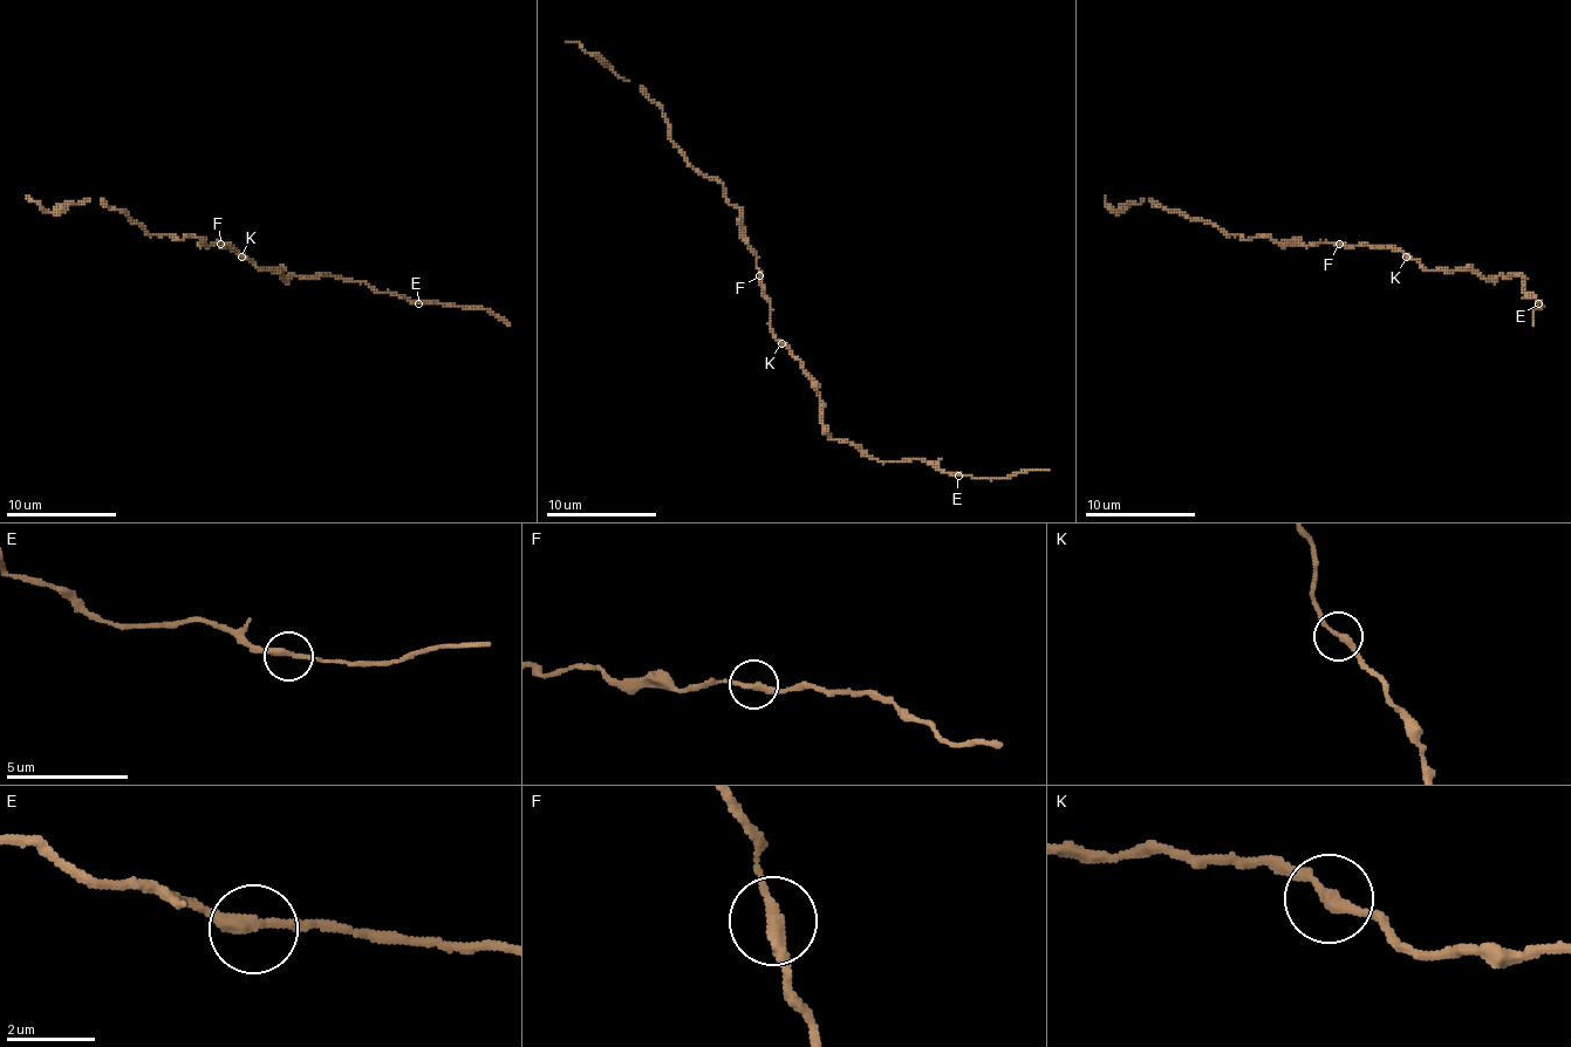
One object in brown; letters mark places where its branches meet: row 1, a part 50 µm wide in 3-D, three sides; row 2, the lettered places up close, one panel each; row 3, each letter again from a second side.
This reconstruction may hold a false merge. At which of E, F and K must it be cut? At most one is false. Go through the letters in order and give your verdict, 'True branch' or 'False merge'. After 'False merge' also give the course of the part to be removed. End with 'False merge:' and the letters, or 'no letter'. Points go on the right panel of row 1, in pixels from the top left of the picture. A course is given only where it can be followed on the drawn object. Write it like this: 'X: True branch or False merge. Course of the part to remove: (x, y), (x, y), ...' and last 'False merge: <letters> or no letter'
E: True branch
F: True branch
K: True branch
False merge: no letter

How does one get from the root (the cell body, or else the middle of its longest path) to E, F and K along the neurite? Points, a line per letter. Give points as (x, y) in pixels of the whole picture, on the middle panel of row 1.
E: (770, 317), (773, 335), (812, 382), (822, 429), (833, 439), (853, 443), (881, 462), (924, 459), (958, 476)
F: (770, 317), (770, 299), (759, 276)
K: (770, 317), (770, 329), (781, 343)

